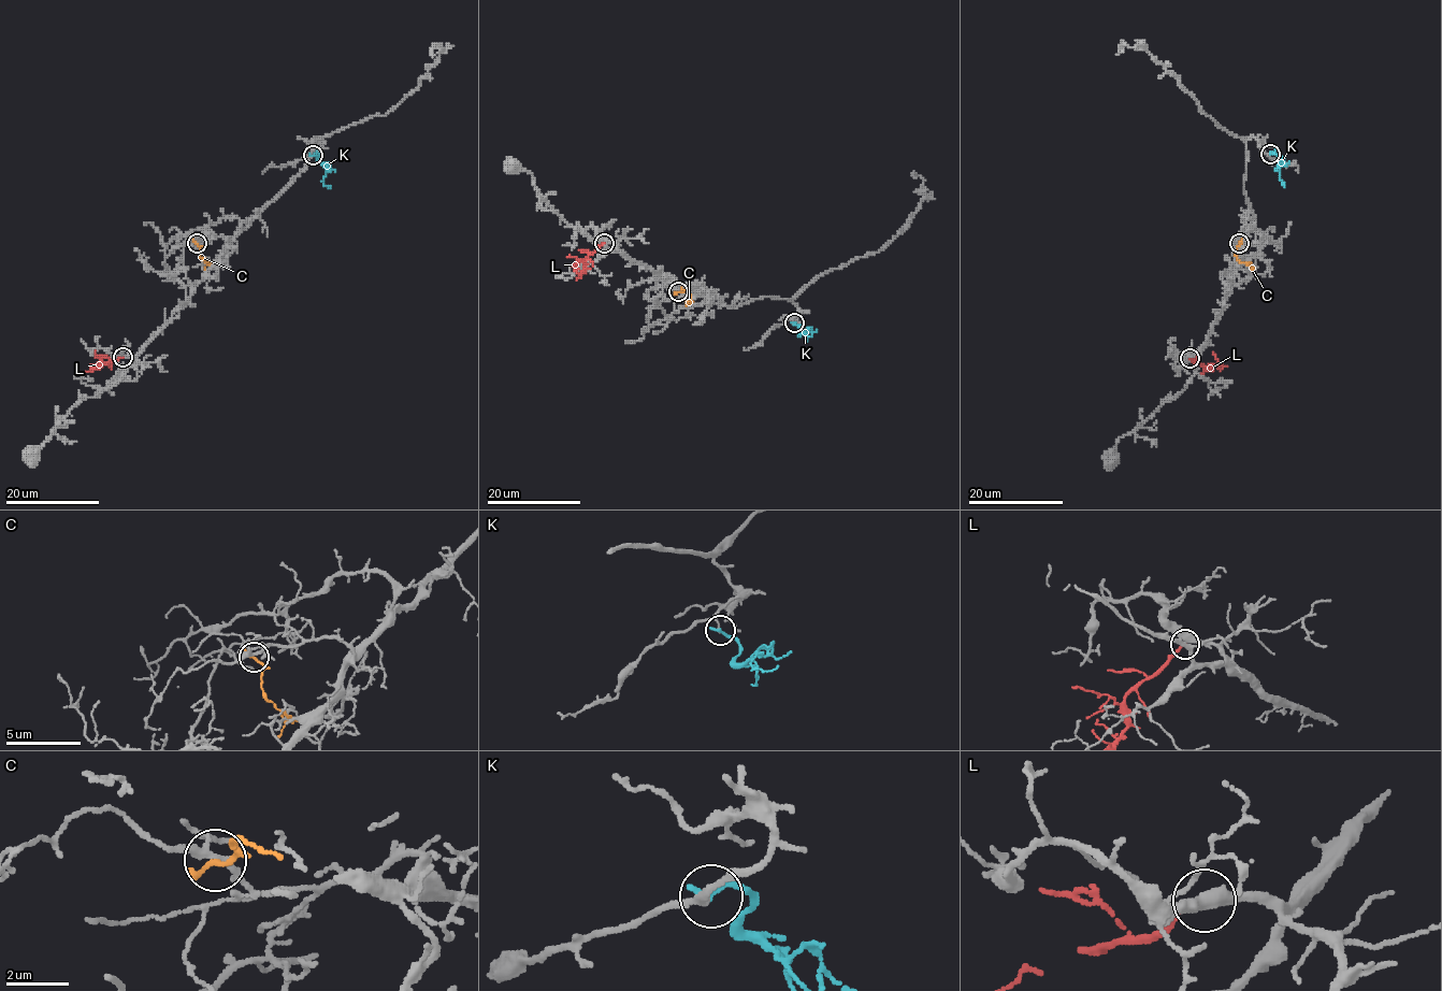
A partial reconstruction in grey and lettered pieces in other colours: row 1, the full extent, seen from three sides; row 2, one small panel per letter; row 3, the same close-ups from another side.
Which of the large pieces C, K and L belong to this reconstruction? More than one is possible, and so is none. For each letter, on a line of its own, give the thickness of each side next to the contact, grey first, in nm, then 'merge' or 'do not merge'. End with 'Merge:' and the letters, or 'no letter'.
C: 200 nm thick on the grey side, 190 nm on the other; do not merge
K: 110 nm thick on the grey side, 240 nm on the other; do not merge
L: 460 nm thick on the grey side, 180 nm on the other; merge
Merge: L

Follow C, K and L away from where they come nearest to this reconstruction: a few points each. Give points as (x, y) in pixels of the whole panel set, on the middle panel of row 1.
C: (678, 291), (687, 290), (690, 301), (686, 305)
K: (794, 322), (801, 333), (806, 330), (804, 334), (812, 334)
L: (604, 242), (585, 260), (583, 269), (576, 266)

